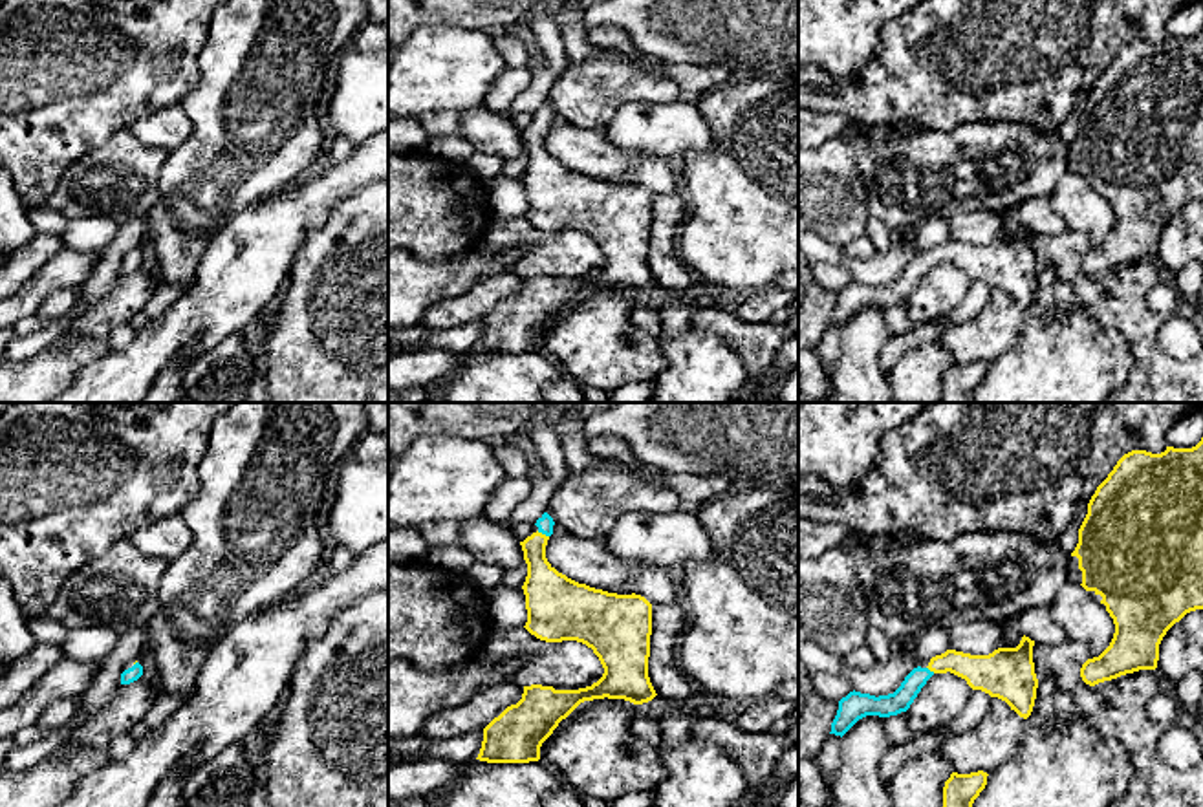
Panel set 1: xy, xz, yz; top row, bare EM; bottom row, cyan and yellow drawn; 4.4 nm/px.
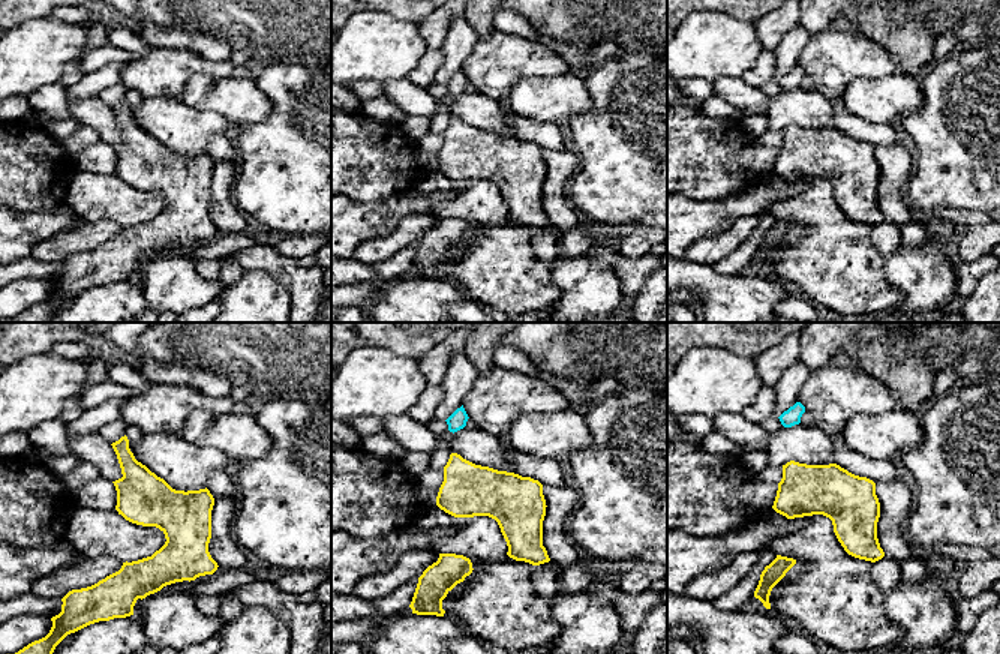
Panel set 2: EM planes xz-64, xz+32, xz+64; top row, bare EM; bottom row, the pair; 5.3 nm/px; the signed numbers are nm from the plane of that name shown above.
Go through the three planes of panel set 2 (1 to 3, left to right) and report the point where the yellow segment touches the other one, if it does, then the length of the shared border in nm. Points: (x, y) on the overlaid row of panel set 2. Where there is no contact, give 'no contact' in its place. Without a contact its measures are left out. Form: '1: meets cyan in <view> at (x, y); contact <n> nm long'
1: no contact
2: no contact
3: no contact

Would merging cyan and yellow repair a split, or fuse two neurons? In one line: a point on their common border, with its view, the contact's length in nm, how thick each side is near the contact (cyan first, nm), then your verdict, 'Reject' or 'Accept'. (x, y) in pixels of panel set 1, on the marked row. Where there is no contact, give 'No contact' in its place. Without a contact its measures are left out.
Touches cyan at xz (542, 533). Shared border 60 nm. Thickness 70 nm (cyan) against 200 nm. Accept

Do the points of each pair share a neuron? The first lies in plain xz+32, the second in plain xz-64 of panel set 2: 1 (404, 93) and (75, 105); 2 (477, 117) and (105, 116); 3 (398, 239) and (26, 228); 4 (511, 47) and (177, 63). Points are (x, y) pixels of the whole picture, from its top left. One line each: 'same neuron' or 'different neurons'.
1: same neuron
2: different neurons
3: different neurons
4: same neuron

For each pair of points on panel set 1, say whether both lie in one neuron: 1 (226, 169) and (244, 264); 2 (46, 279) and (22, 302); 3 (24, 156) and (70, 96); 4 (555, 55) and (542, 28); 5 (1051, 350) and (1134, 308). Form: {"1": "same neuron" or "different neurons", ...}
{"1": "different neurons", "2": "same neuron", "3": "same neuron", "4": "same neuron", "5": "different neurons"}

